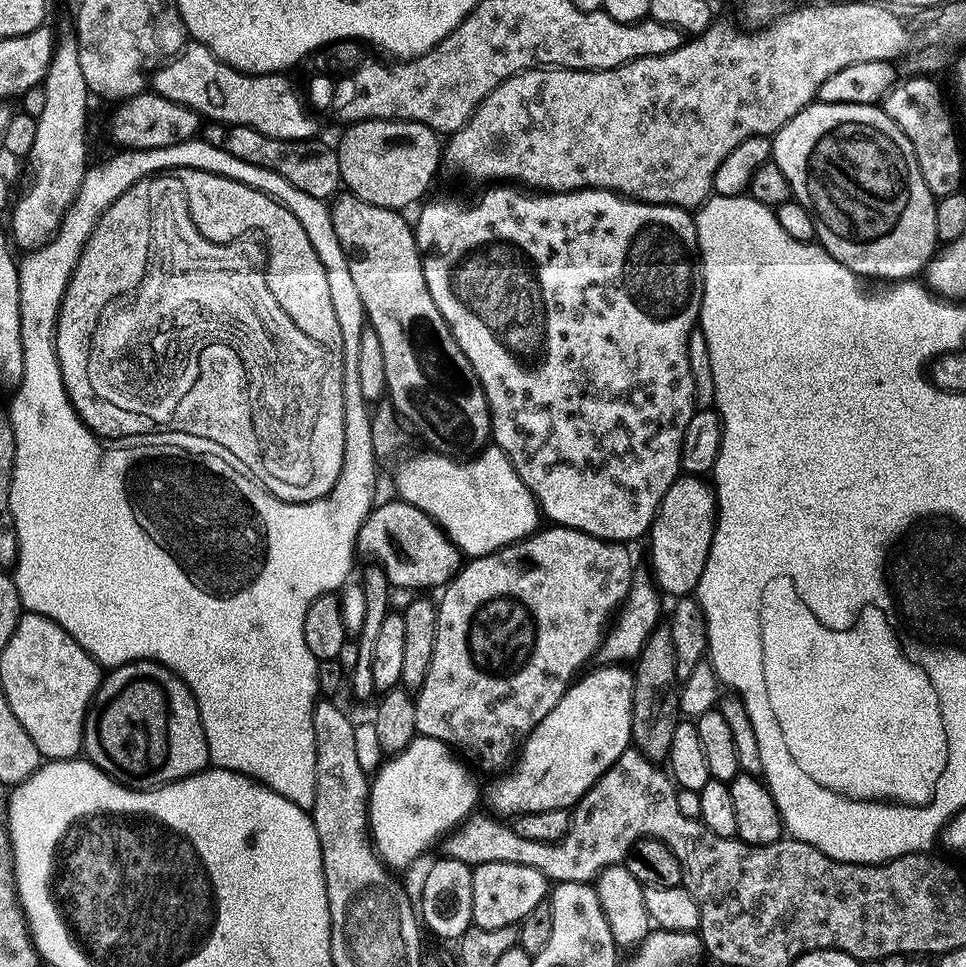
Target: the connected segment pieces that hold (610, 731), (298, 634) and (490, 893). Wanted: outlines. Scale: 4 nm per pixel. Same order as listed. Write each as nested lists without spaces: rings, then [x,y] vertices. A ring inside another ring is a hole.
[[[600,666],[597,672],[591,672],[581,675],[562,702],[528,735],[522,755],[514,764],[516,773],[497,779],[501,780],[492,788],[491,808],[497,817],[519,818],[559,808],[575,809],[580,799],[620,761],[622,754],[633,747],[633,673],[624,666]]]
[[[197,138],[186,142],[182,146],[174,146],[173,148],[167,148],[166,150],[150,150],[149,152],[130,152],[125,151],[124,156],[120,156],[117,160],[112,160],[109,162],[105,168],[93,167],[89,171],[88,175],[84,178],[84,187],[80,190],[79,201],[73,204],[71,210],[68,212],[67,216],[64,218],[64,224],[60,227],[60,231],[56,233],[56,237],[53,238],[52,243],[47,244],[44,248],[37,248],[35,252],[25,255],[22,263],[19,265],[20,270],[20,325],[22,326],[22,350],[24,351],[24,377],[20,383],[19,388],[15,389],[14,395],[16,396],[12,400],[12,412],[10,411],[10,419],[12,422],[12,429],[16,435],[16,469],[12,472],[12,489],[10,490],[10,510],[12,511],[12,521],[16,527],[16,547],[18,549],[18,563],[14,568],[15,582],[18,588],[18,594],[21,595],[21,602],[24,603],[25,609],[31,615],[34,616],[45,616],[50,618],[54,622],[58,622],[58,626],[62,626],[62,630],[66,630],[73,636],[73,638],[79,642],[84,649],[88,651],[91,656],[94,657],[97,662],[99,662],[101,669],[111,670],[114,668],[120,668],[123,664],[137,664],[139,660],[150,660],[157,664],[162,664],[164,667],[171,670],[174,675],[179,676],[185,684],[191,688],[194,698],[198,702],[198,710],[200,711],[200,717],[202,718],[202,726],[206,730],[206,738],[208,739],[208,758],[209,761],[215,767],[225,768],[227,772],[241,772],[243,776],[249,776],[250,779],[256,780],[260,784],[265,784],[270,790],[274,790],[278,794],[282,794],[282,798],[286,798],[290,802],[294,802],[294,806],[305,810],[311,810],[316,807],[316,735],[314,734],[314,710],[316,709],[318,703],[318,697],[320,696],[320,687],[318,686],[318,670],[320,669],[321,661],[314,658],[314,654],[310,654],[310,646],[306,646],[306,614],[310,614],[310,606],[314,606],[314,602],[318,602],[322,597],[329,594],[339,593],[340,587],[348,580],[348,575],[352,572],[352,563],[358,560],[358,549],[356,546],[356,540],[360,537],[360,528],[364,525],[364,521],[367,520],[370,513],[372,513],[374,507],[374,501],[372,499],[376,496],[376,467],[378,467],[378,461],[376,459],[376,451],[374,450],[374,430],[372,429],[371,423],[364,422],[364,424],[356,424],[356,412],[358,412],[357,404],[352,401],[352,388],[362,388],[361,385],[361,373],[360,364],[358,363],[358,358],[361,357],[362,351],[362,334],[366,327],[366,317],[364,314],[364,307],[362,306],[362,298],[358,295],[358,285],[354,282],[354,277],[350,275],[350,262],[346,258],[346,254],[342,250],[342,242],[338,242],[338,234],[334,234],[334,222],[332,221],[332,210],[331,207],[325,201],[319,200],[318,198],[310,198],[310,194],[302,194],[302,190],[294,190],[294,186],[290,186],[290,182],[286,182],[282,178],[278,178],[278,174],[274,174],[270,170],[262,170],[258,166],[250,166],[250,162],[238,162],[238,158],[234,158],[230,154],[226,154],[226,150],[218,150],[214,146],[204,143],[203,139]],[[185,168],[193,168],[199,172],[213,172],[218,174],[222,178],[230,178],[234,182],[242,182],[246,186],[251,188],[257,188],[259,192],[265,192],[267,196],[272,197],[273,200],[281,203],[284,207],[289,208],[294,214],[294,218],[298,218],[298,222],[302,222],[302,227],[306,230],[306,235],[310,238],[310,243],[314,246],[314,250],[317,251],[317,257],[325,266],[326,277],[330,280],[331,289],[331,301],[334,302],[334,311],[338,316],[339,325],[342,326],[343,335],[343,345],[345,347],[344,357],[342,363],[344,366],[344,375],[348,377],[348,400],[345,402],[345,414],[346,414],[346,458],[344,459],[344,469],[340,475],[339,482],[334,485],[331,489],[332,493],[329,494],[325,500],[316,500],[313,504],[296,504],[291,508],[284,499],[279,495],[273,494],[269,489],[260,487],[256,483],[255,479],[248,473],[247,468],[244,466],[244,456],[238,454],[230,454],[224,451],[224,445],[220,444],[220,440],[208,440],[208,436],[196,436],[196,432],[184,432],[184,428],[164,428],[164,432],[132,432],[132,436],[106,436],[98,437],[96,436],[87,426],[82,422],[82,418],[74,416],[74,412],[70,410],[68,406],[69,402],[66,402],[66,397],[68,397],[68,391],[64,385],[64,371],[62,370],[62,364],[56,353],[56,323],[60,320],[60,307],[64,304],[64,295],[68,289],[68,283],[72,280],[72,275],[74,270],[78,266],[78,262],[83,256],[84,248],[88,244],[88,240],[91,238],[93,229],[97,225],[98,218],[104,215],[105,209],[109,205],[115,203],[117,197],[123,195],[128,188],[132,188],[135,184],[140,181],[147,181],[149,178],[155,177],[157,174],[167,173],[169,170],[183,170]]]
[[[494,862],[474,871],[473,925],[482,930],[502,930],[519,926],[540,904],[550,896],[550,881],[530,866],[510,866]]]

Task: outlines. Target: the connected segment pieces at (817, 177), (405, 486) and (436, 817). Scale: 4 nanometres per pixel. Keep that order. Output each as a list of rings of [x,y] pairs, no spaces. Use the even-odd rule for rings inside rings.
[[[817,101],[802,114],[792,119],[773,137],[773,163],[786,174],[787,181],[792,187],[793,199],[804,207],[816,224],[816,237],[821,248],[832,255],[842,266],[846,266],[855,276],[872,280],[892,280],[891,282],[908,282],[925,271],[932,263],[938,252],[938,222],[936,221],[937,197],[933,196],[930,186],[926,186],[926,178],[922,178],[922,170],[918,164],[918,154],[914,154],[913,143],[900,127],[886,114],[879,105],[866,104],[824,104]]]
[[[496,445],[481,451],[474,462],[460,463],[441,453],[425,453],[399,466],[397,497],[403,503],[417,506],[436,521],[465,557],[489,556],[519,544],[539,531],[542,521],[539,501],[522,482],[508,455]]]
[[[417,735],[415,742],[404,752],[395,753],[371,781],[372,796],[368,800],[370,839],[381,860],[396,868],[408,868],[420,860],[432,847],[452,835],[461,824],[472,819],[480,800],[480,788],[471,776],[469,765],[447,744],[434,738]]]

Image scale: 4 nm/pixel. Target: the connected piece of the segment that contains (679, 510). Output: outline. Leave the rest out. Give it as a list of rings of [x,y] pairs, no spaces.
[[[681,475],[680,479],[674,482],[674,486],[670,486],[666,498],[662,498],[662,506],[650,529],[650,541],[652,540],[652,572],[656,575],[654,584],[665,597],[668,595],[672,596],[671,598],[688,598],[699,589],[706,562],[710,558],[717,515],[718,505],[713,485],[699,476]]]

